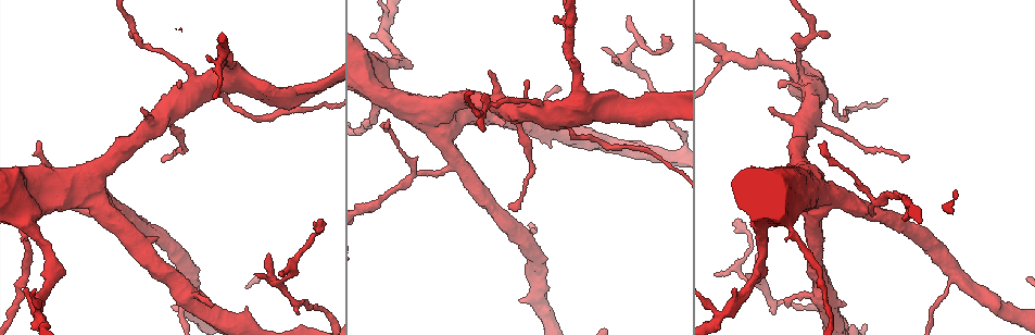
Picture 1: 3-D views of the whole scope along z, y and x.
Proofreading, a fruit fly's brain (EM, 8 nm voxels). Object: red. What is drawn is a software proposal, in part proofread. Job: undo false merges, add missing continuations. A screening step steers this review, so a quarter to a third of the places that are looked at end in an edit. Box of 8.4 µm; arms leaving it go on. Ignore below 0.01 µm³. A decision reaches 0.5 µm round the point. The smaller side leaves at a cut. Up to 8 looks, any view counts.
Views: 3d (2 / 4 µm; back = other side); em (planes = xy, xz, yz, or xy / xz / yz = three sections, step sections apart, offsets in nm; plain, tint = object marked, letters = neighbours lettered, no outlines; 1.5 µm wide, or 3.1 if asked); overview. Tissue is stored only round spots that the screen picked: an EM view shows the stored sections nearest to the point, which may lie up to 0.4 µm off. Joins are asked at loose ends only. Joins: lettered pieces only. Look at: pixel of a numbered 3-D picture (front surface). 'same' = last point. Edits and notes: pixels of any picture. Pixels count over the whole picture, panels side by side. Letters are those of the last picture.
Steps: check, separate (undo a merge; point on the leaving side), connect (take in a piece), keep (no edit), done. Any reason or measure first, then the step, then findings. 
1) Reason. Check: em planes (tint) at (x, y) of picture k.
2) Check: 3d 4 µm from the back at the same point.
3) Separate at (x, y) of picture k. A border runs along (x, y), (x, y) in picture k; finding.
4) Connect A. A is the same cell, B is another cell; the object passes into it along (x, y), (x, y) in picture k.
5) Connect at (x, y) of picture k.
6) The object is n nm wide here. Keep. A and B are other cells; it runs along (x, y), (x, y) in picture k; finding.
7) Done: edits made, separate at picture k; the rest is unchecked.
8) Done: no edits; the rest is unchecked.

Sudden change in width. Check: em 3.1 µm planes (letters) at (25, 235) of picture 1.

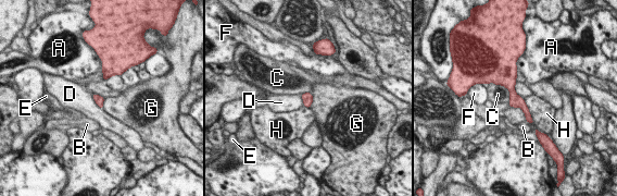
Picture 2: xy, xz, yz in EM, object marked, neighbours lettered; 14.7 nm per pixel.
The object is 130 nm wide here. Keep. A, B, C, D, E, F, G and H are other cells; it runs along (511, 70), (513, 95), (528, 118) in picture 2; one cell here.

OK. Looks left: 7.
Narrows sharply. Check: em xz step 4 (tint) at (847, 168) of picture 1.

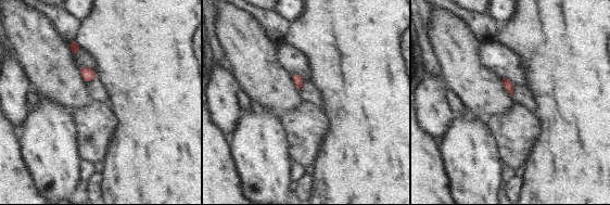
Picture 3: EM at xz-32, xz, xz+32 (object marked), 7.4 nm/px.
Another direction. Check: em planes (letters) at the same point.

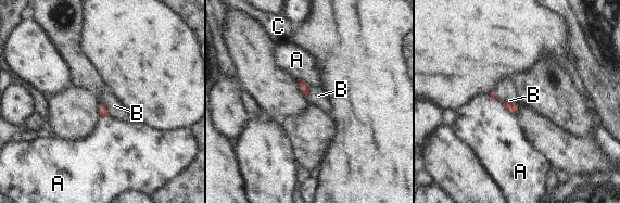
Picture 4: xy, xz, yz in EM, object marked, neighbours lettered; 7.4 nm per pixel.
The object is 60 nm wide here. Keep. A, B and C are other cells; a border runs along (101, 103), (109, 112) in picture 4; one cell here.

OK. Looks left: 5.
An open end. Check: 3d 2 µm at (481, 131) of picture 1.

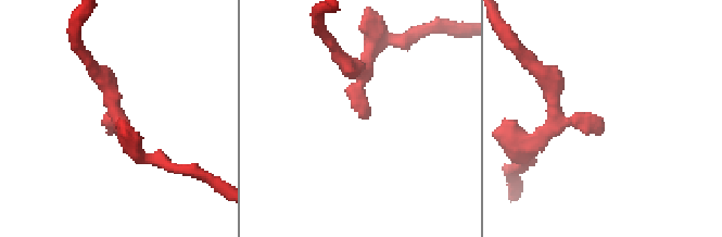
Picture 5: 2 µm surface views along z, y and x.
Now the EM. Check: em planes (letters) at (367, 118) of picture 5.

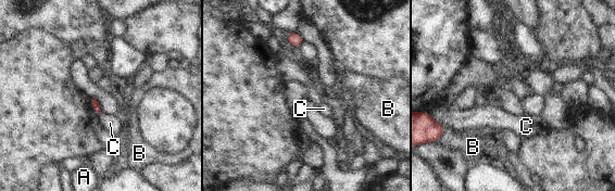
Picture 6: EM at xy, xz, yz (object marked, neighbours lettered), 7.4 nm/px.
Keep. A, B and C are other cells; a border runs along (442, 125), (447, 128) in picture 6; no lettered piece goes on from it.

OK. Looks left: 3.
Done: no edits; the rest is unchecked.

